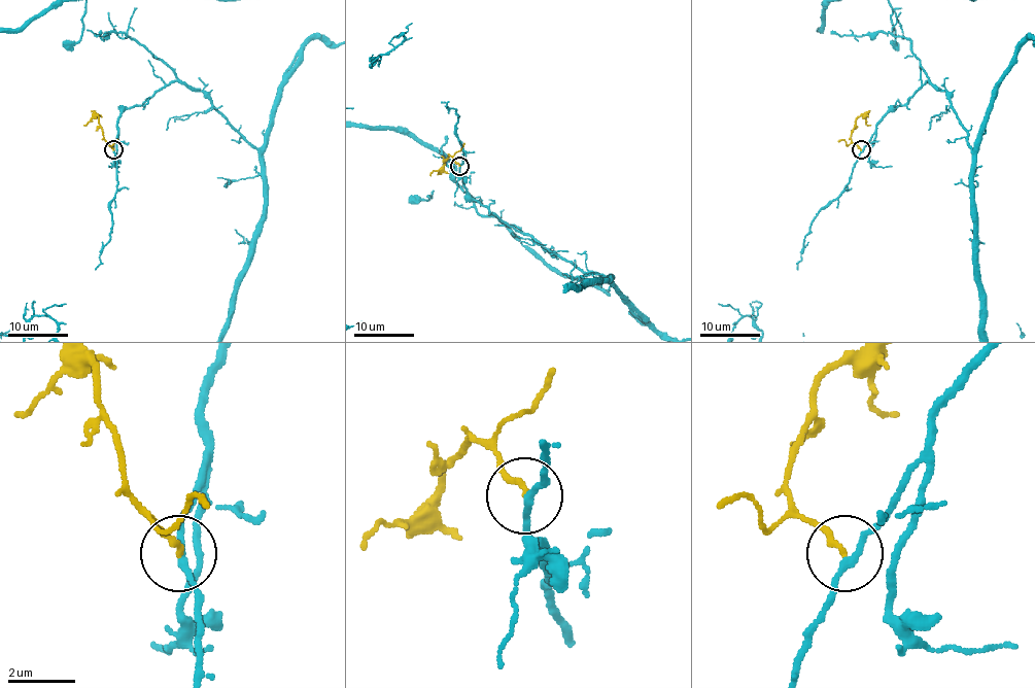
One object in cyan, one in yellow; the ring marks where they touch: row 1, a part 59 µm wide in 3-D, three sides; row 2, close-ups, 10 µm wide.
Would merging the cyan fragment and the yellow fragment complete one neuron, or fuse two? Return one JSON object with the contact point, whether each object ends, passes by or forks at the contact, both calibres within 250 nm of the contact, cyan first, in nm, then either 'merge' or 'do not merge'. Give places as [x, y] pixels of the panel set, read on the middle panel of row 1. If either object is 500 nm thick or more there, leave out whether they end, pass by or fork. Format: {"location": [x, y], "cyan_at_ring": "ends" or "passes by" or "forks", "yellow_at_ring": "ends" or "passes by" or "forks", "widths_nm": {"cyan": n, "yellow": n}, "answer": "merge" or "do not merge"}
{"location": [459, 166], "cyan_at_ring": "passes by", "yellow_at_ring": "ends", "widths_nm": {"cyan": 180, "yellow": 170}, "answer": "do not merge"}

